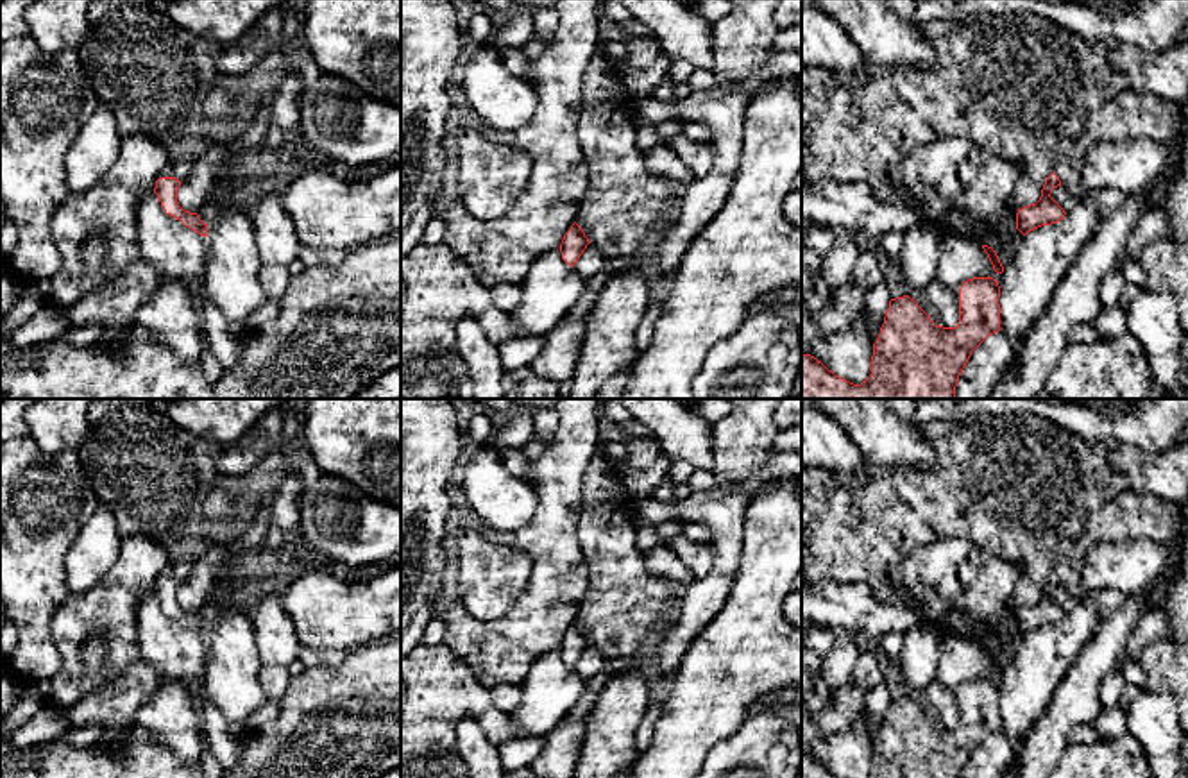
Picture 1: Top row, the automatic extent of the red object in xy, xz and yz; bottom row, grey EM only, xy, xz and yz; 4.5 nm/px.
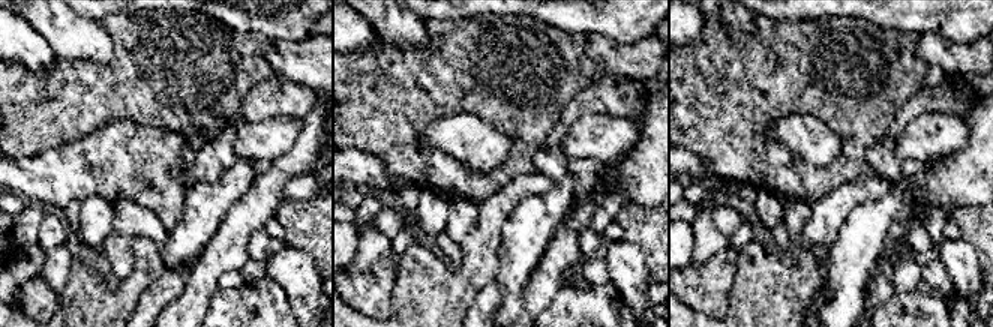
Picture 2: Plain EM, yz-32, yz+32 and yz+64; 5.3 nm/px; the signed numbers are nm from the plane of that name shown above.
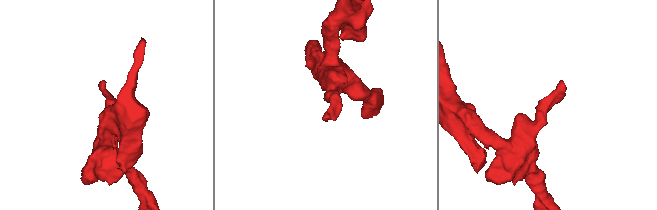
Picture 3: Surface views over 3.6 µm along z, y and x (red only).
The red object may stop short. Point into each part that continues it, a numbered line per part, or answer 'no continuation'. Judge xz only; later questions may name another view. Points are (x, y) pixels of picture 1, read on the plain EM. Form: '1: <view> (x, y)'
no continuation

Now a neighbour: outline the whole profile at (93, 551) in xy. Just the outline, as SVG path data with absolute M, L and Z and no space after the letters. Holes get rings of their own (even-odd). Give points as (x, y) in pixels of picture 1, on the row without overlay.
M100 504L66 553L68 588L82 592L100 581L116 562L120 542L122 537L111 510Z

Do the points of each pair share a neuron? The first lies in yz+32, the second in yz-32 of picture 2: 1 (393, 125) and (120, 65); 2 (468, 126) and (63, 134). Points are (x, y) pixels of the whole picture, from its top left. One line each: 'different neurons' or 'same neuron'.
1: same neuron
2: different neurons

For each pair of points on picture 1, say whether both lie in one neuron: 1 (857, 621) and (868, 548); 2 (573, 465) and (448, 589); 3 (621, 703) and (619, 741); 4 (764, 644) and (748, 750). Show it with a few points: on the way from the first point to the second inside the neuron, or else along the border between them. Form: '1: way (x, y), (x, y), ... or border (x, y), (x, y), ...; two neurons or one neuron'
1: border (899, 575), (888, 600), (866, 583), (820, 583); two neurons
2: way (555, 524), (555, 582), (507, 630), (491, 630); one neuron
3: way (619, 712), (619, 732); one neuron
4: border (746, 718), (732, 734), (714, 744); two neurons

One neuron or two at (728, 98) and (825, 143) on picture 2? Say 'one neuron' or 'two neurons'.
two neurons

